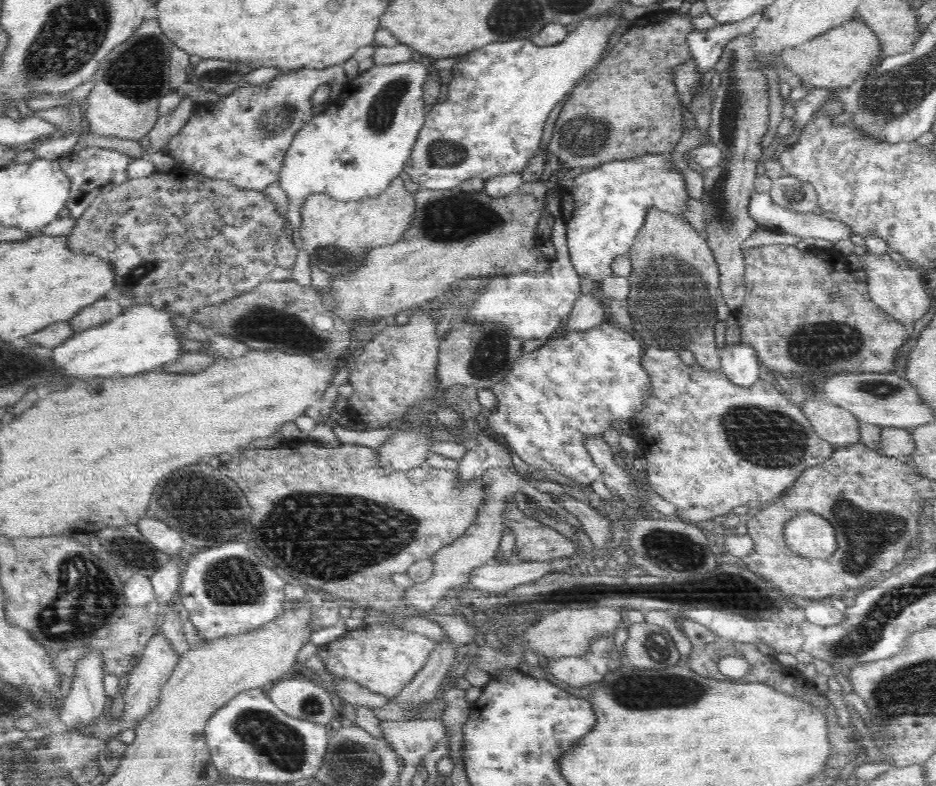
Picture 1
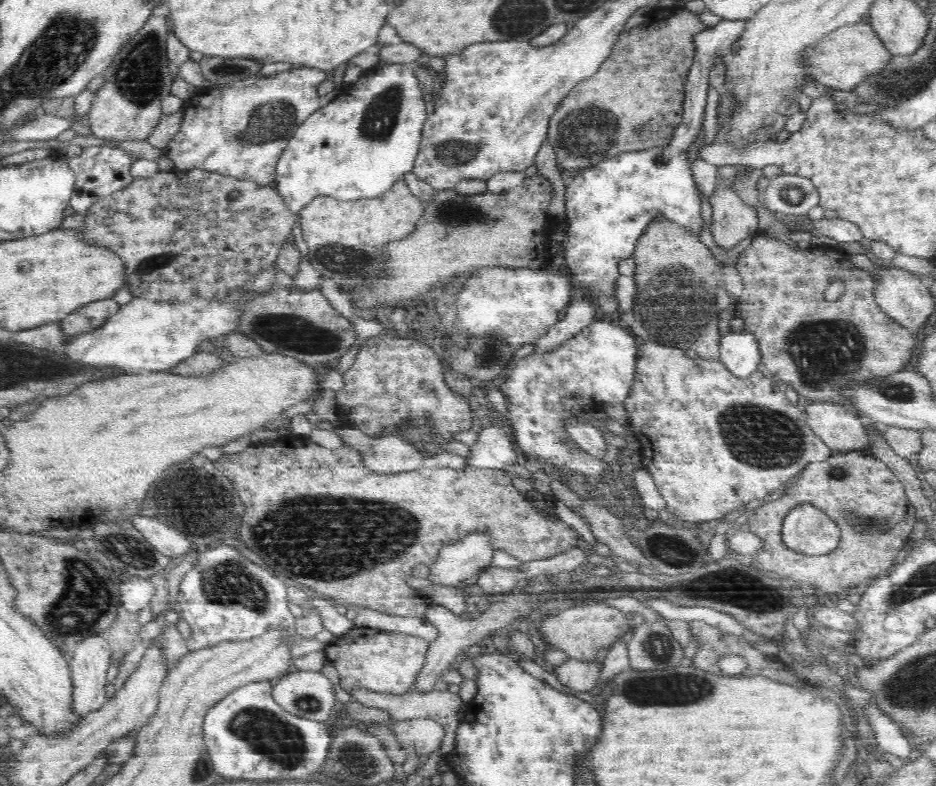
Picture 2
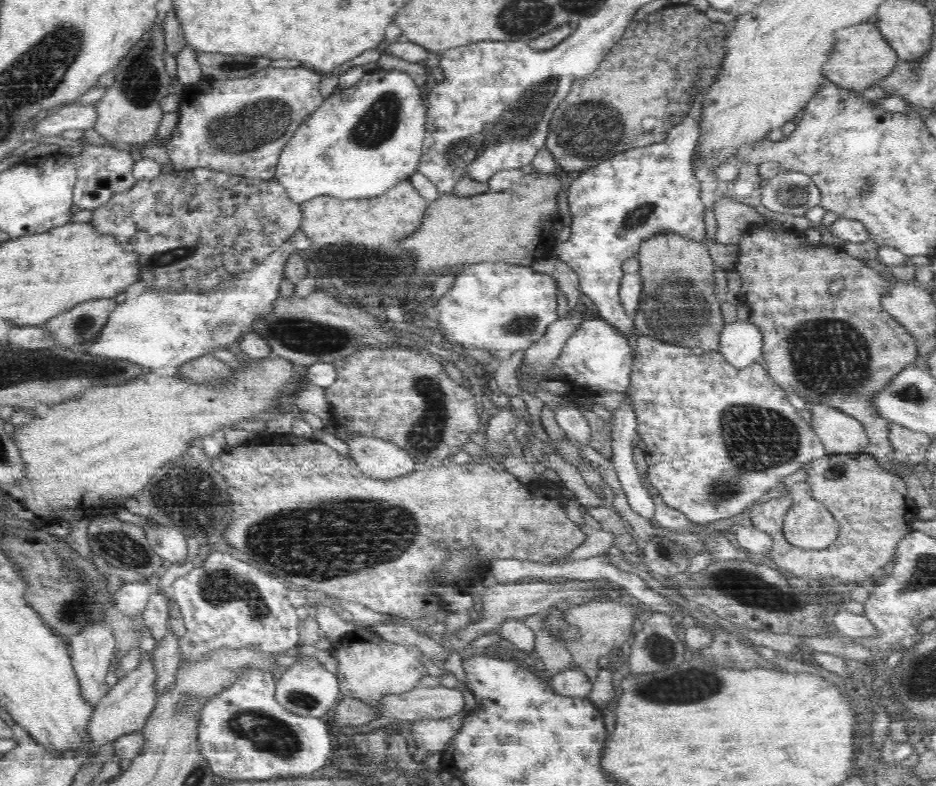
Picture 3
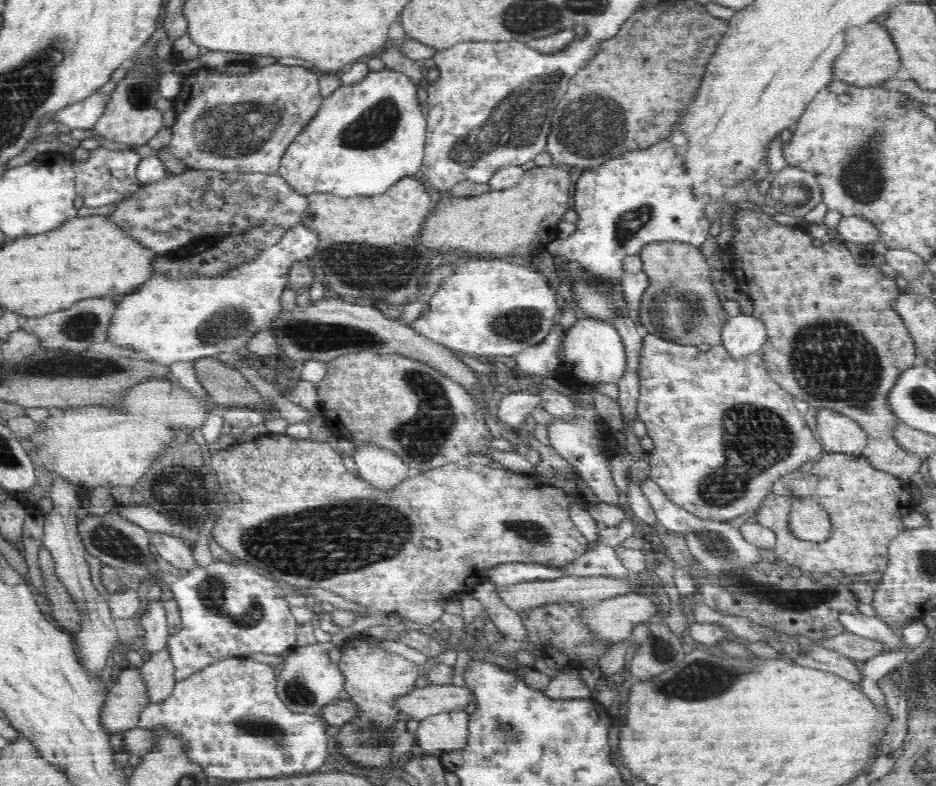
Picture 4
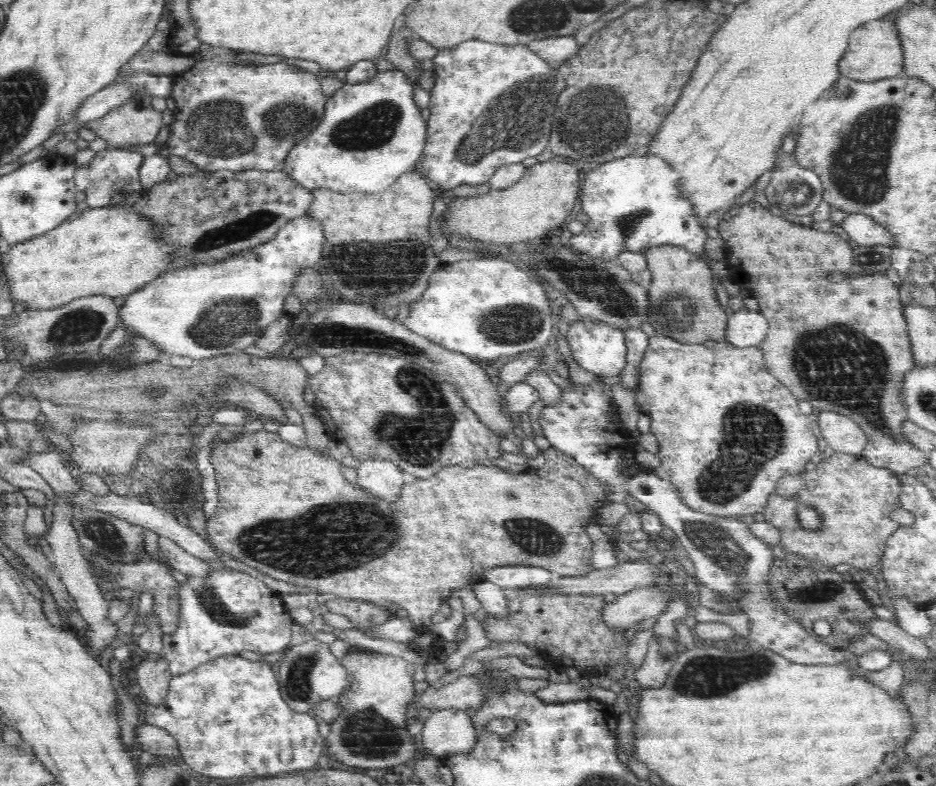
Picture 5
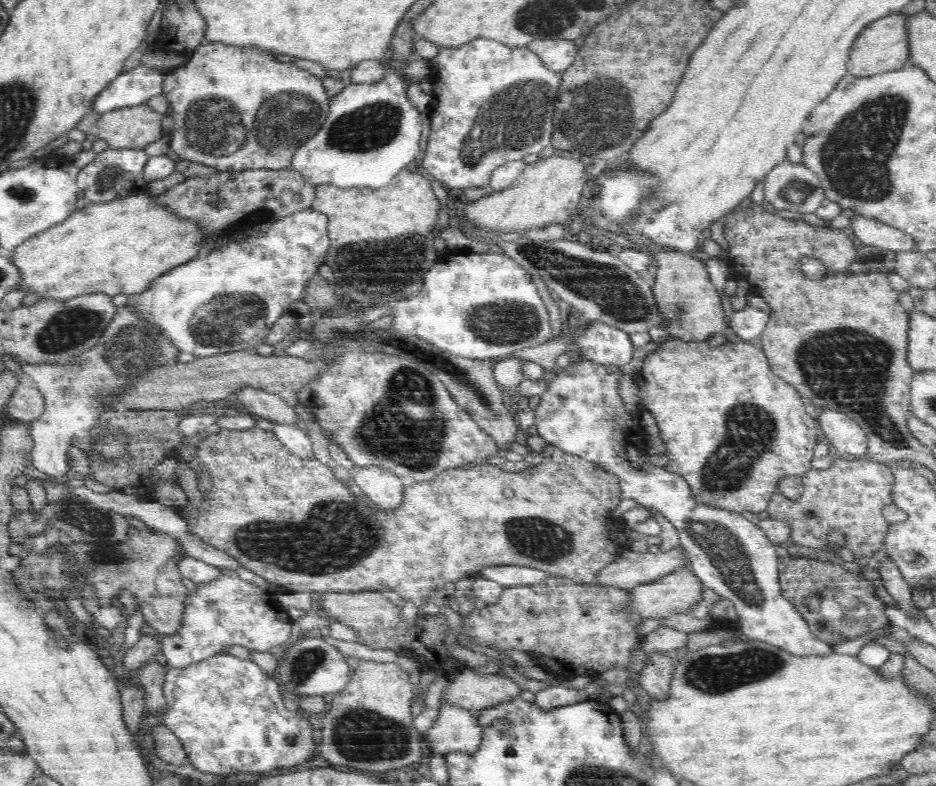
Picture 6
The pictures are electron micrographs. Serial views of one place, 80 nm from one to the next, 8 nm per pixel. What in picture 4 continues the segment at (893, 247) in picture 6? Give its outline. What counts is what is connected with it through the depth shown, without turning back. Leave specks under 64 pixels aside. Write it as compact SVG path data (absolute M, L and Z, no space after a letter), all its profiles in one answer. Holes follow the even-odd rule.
M860 215L843 216L837 225L836 234L843 241L849 240L863 247L882 240L878 227Z

